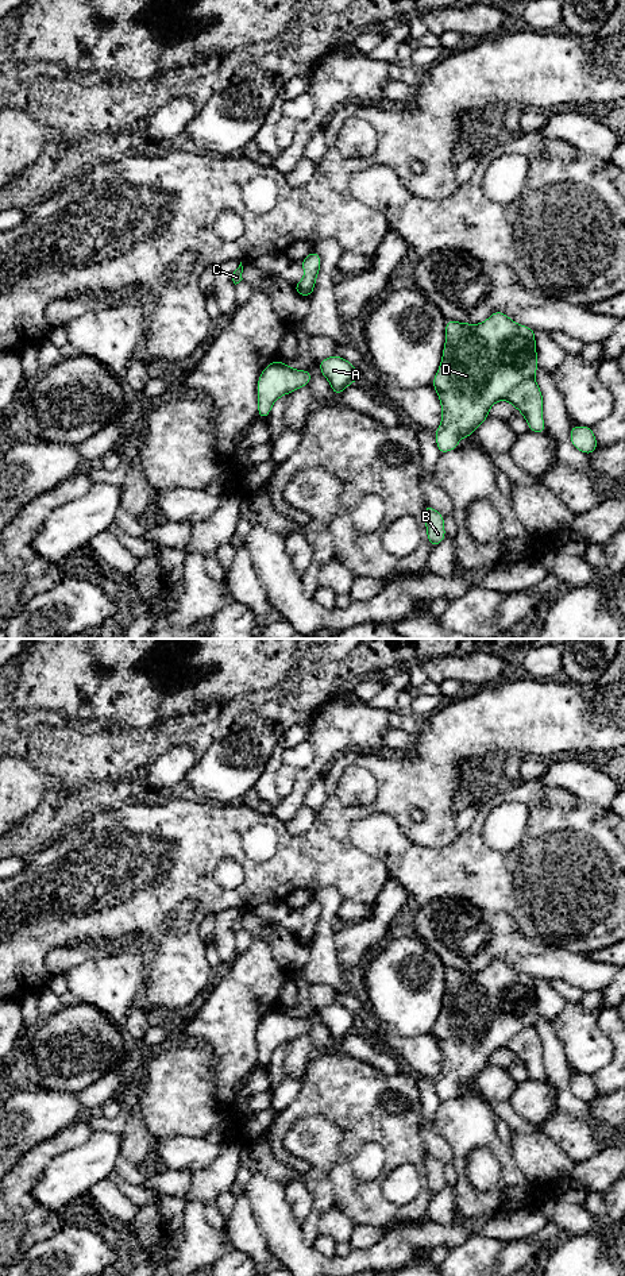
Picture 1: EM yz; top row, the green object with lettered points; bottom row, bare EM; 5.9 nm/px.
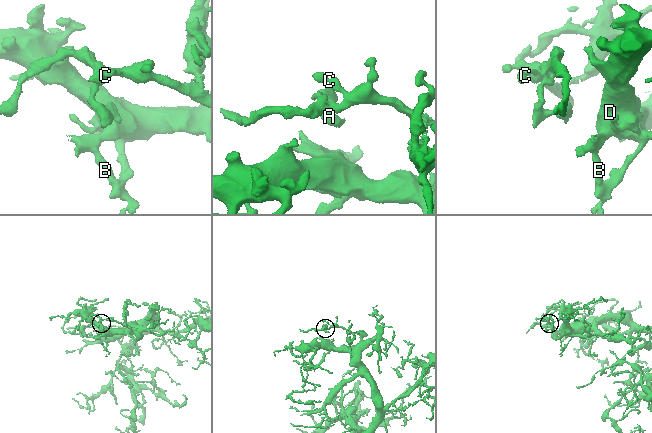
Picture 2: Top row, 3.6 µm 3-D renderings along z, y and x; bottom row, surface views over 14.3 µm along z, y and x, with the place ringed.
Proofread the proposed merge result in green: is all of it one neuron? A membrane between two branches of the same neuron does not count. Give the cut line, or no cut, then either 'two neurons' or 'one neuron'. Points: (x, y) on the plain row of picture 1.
no cut; one neuron

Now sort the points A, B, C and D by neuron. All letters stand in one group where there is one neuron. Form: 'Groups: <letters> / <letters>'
Groups: A B C D

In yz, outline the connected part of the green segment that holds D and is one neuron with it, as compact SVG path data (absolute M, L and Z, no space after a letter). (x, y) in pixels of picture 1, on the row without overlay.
M493 960L491 964L481 972L459 971L445 968L445 992L440 1015L432 1029L441 1052L441 1072L435 1079L436 1094L440 1102L458 1096L462 1086L472 1086L477 1075L489 1067L489 1059L493 1052L506 1048L521 1060L528 1071L529 1079L545 1082L543 1068L543 1041L535 1029L537 1021L537 999L535 978L517 972L504 960Z

